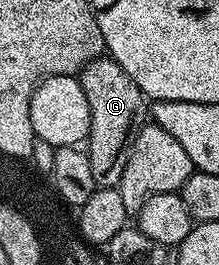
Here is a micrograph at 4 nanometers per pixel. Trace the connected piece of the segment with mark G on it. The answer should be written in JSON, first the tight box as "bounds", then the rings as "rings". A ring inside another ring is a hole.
{"bounds":[77,55,145,189],"rings":[[[104,55],[88,61],[77,74],[85,99],[89,99],[89,135],[85,142],[89,167],[93,167],[93,183],[101,189],[116,188],[125,171],[127,150],[145,117],[145,98],[141,87],[125,75],[111,56]]]}

